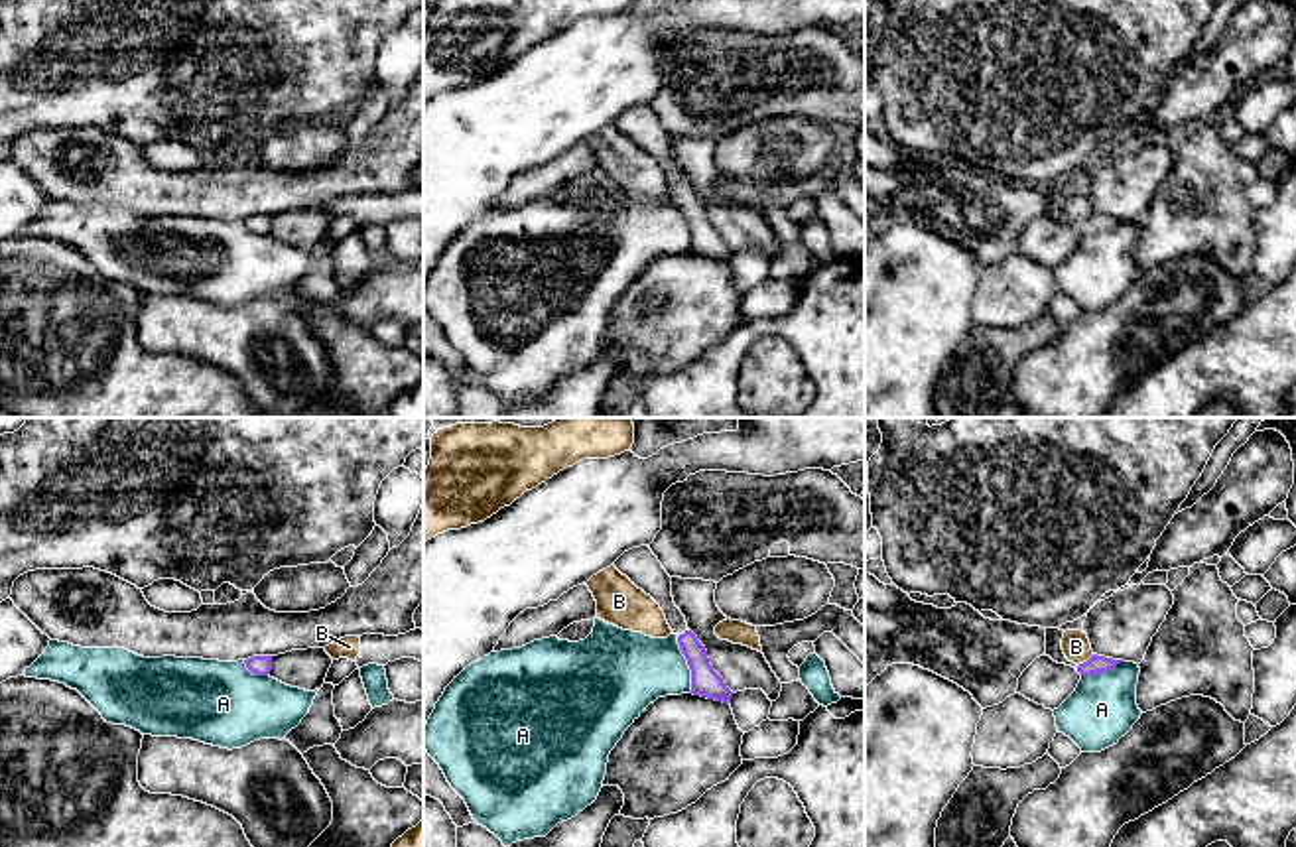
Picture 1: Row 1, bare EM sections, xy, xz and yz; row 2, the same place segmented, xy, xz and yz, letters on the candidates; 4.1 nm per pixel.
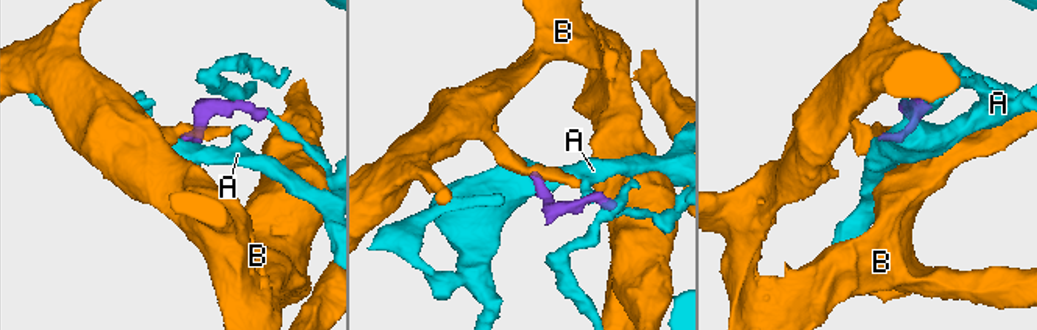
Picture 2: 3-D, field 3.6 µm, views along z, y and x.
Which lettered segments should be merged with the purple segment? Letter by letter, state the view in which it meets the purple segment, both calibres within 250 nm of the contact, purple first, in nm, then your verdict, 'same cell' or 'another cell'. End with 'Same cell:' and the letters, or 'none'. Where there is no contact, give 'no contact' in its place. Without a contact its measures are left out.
A: meets purple in xz; 120 nm thick on the purple side, 320 nm on the other; another cell
B: meets purple in yz; 80 nm thick on the purple side, 120 nm on the other; another cell
Same cell: none

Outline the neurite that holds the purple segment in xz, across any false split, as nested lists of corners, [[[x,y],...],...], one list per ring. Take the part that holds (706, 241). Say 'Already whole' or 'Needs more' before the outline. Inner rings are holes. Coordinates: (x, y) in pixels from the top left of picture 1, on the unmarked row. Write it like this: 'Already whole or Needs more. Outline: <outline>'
Needs more. Outline: [[[648,104],[632,106],[615,120],[615,126],[638,148],[650,154],[664,169],[666,179],[678,195],[680,209],[691,228],[689,252],[731,262],[733,250],[709,223],[705,205],[687,187],[685,175],[676,165],[672,156],[672,136],[666,132],[652,108]]]

